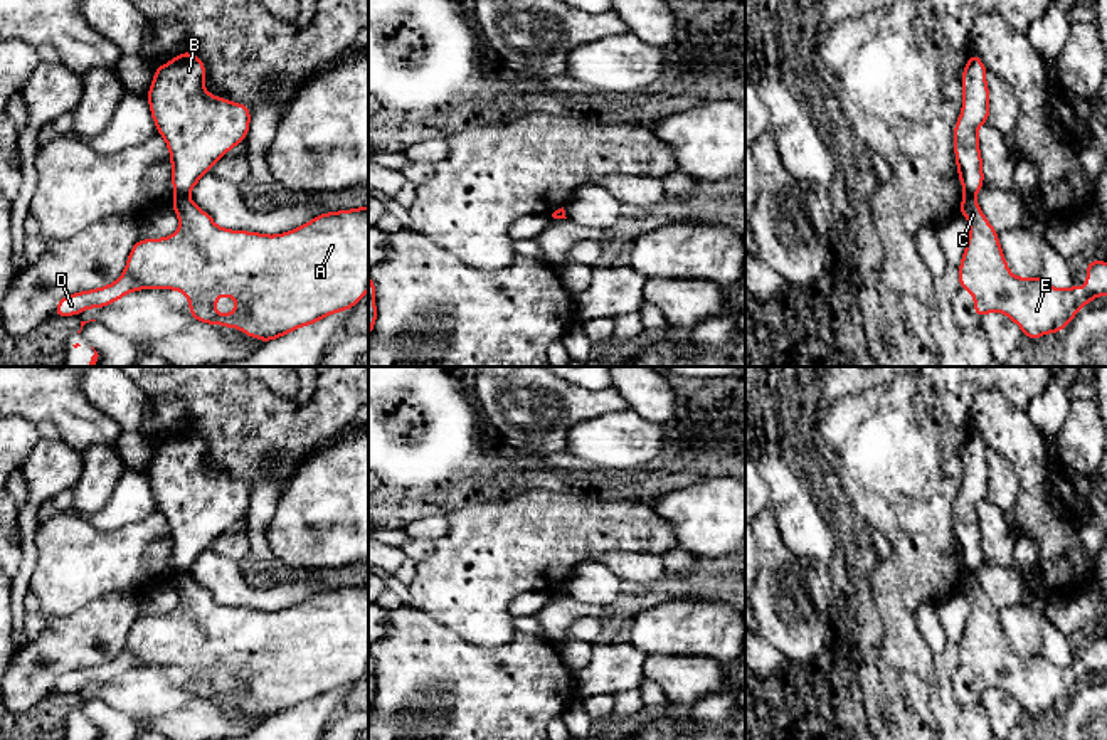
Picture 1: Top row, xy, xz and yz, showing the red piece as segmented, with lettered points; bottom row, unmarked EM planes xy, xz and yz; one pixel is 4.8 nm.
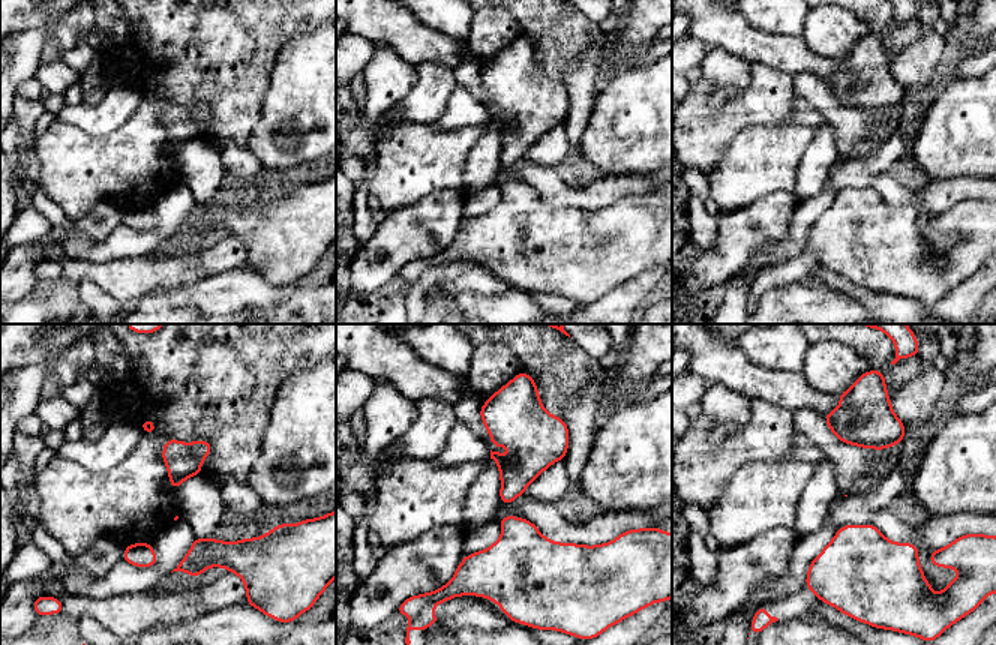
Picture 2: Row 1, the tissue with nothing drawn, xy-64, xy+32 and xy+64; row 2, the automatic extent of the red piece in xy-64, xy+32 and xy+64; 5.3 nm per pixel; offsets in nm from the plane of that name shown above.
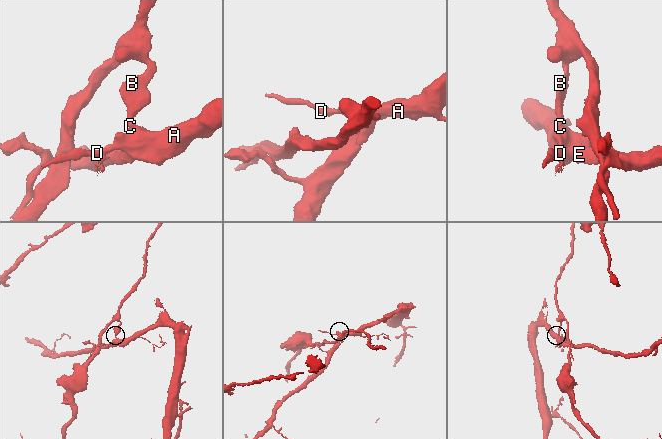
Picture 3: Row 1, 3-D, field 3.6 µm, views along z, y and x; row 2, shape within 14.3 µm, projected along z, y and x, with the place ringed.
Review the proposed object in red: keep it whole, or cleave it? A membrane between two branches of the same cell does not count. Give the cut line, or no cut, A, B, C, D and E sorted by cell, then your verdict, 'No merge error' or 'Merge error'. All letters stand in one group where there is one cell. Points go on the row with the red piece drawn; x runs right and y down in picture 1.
Split along xy (187, 194), (175, 197). Groups: A C D E / B. Merge error

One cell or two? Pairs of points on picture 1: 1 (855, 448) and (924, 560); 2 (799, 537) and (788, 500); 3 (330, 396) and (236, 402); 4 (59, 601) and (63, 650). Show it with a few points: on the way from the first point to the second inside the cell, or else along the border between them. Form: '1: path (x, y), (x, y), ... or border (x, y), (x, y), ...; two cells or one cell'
1: path (884, 476), (914, 508), (921, 532); one cell
2: path (799, 528), (794, 508); one cell
3: path (307, 414), (259, 414); one cell
4: border (96, 599), (69, 616), (56, 618); two cells

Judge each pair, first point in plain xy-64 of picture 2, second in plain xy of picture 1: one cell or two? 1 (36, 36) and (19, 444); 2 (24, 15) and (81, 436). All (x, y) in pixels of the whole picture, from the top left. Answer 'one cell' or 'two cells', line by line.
1: one cell
2: one cell

